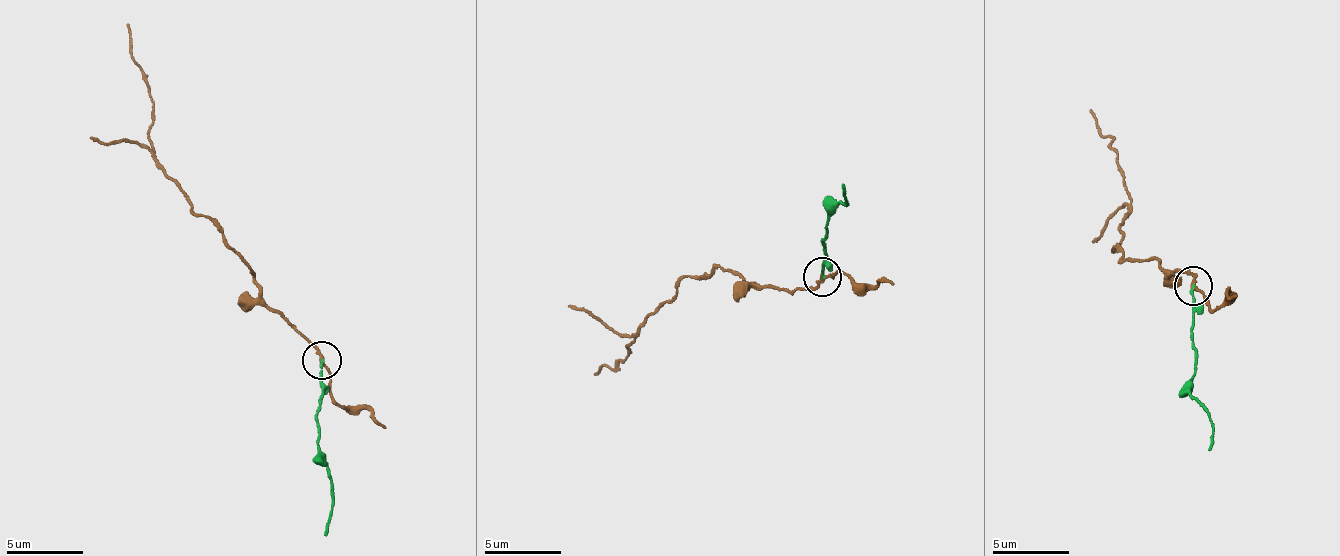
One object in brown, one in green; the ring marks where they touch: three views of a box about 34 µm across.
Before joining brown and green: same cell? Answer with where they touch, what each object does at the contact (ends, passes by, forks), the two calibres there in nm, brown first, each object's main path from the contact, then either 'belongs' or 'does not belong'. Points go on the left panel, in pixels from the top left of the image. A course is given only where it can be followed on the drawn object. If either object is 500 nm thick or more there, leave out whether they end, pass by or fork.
at (321, 360); brown passes by; green ends there; 190 nm thick on the brown side, 140 nm on the other; brown runs (320, 361), (320, 352), (290, 329), (237, 252), (191, 205), (151, 145), (152, 96), (131, 53), (127, 22); green runs (320, 361), (317, 452), (325, 470), (331, 507), (323, 536); does not belong

